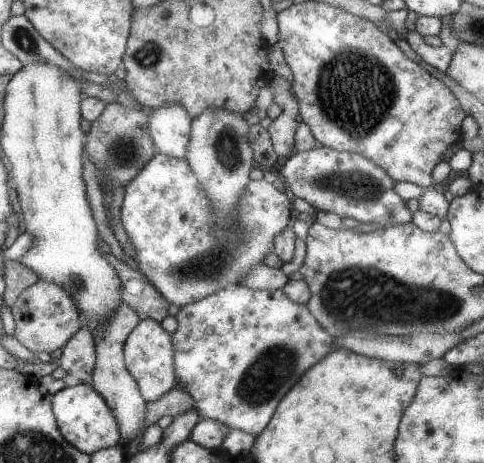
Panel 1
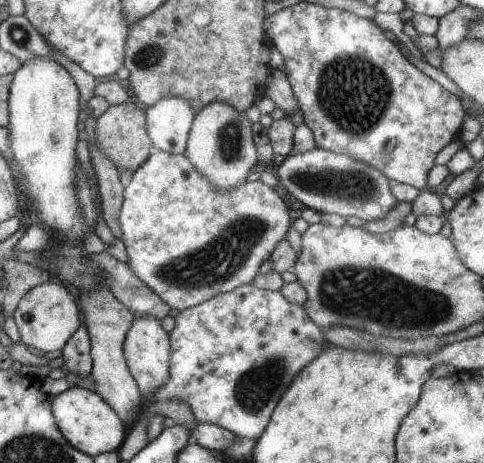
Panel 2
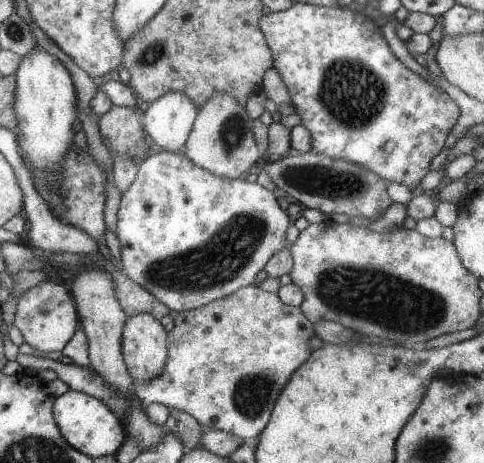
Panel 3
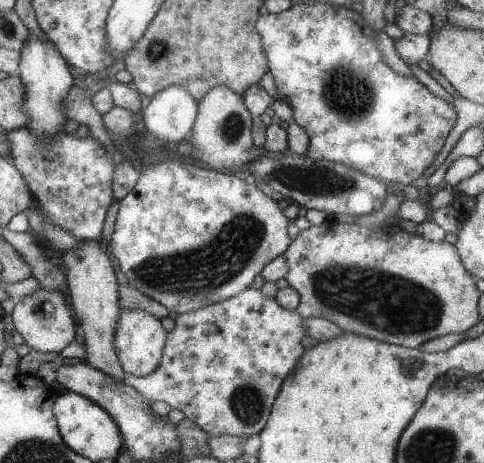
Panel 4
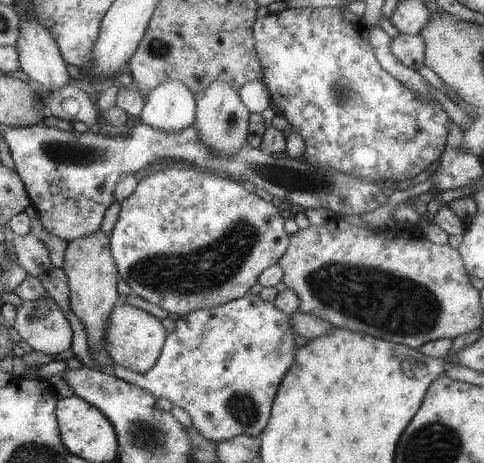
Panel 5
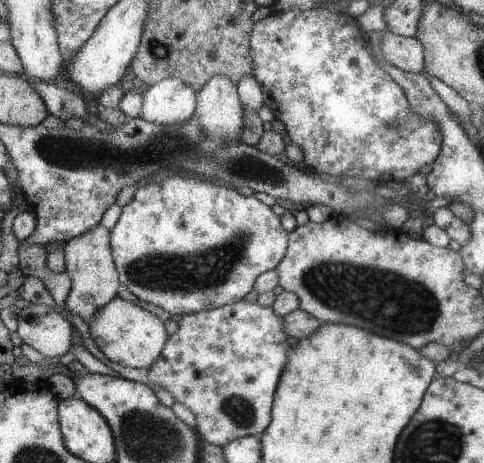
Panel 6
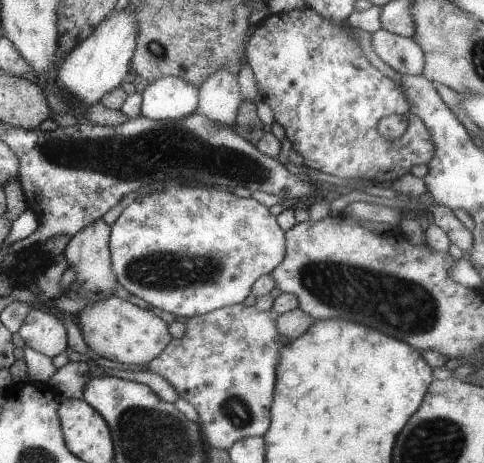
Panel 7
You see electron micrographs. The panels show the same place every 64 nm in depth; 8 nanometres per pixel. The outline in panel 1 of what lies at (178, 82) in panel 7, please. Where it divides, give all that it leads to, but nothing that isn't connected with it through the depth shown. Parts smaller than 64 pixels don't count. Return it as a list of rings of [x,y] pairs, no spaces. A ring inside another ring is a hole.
[[[163,104],[149,114],[149,138],[155,146],[155,152],[185,160],[189,136],[191,136],[191,120],[179,104]]]

